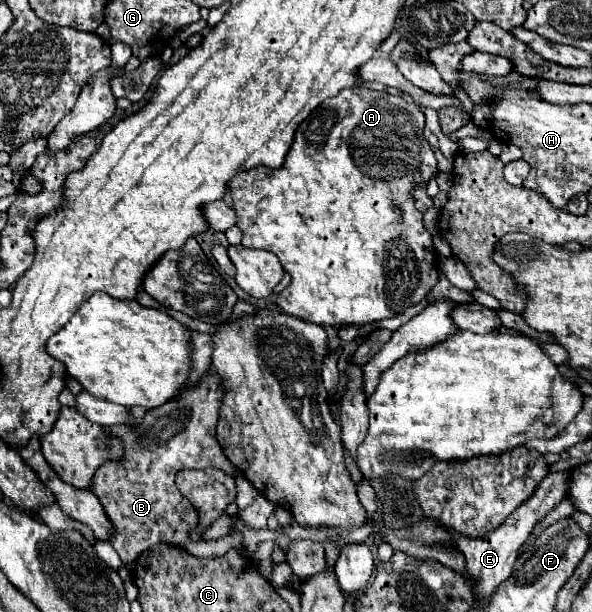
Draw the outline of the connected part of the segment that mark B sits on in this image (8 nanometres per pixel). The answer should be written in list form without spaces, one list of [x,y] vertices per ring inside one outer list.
[[[210,372],[194,390],[186,390],[178,400],[148,410],[136,428],[130,424],[112,426],[112,436],[124,446],[124,456],[120,462],[104,462],[96,470],[90,490],[98,496],[108,520],[112,522],[110,544],[124,564],[134,562],[140,552],[158,542],[184,546],[198,558],[224,556],[230,548],[243,546],[240,534],[193,542],[190,532],[198,526],[198,514],[174,484],[176,474],[184,468],[220,468],[230,476],[236,472],[216,442],[220,402],[220,378]]]

